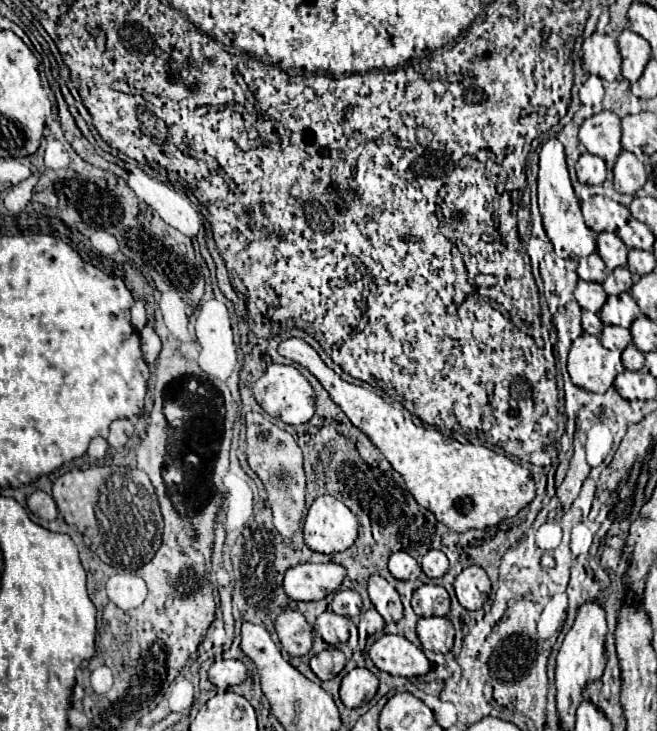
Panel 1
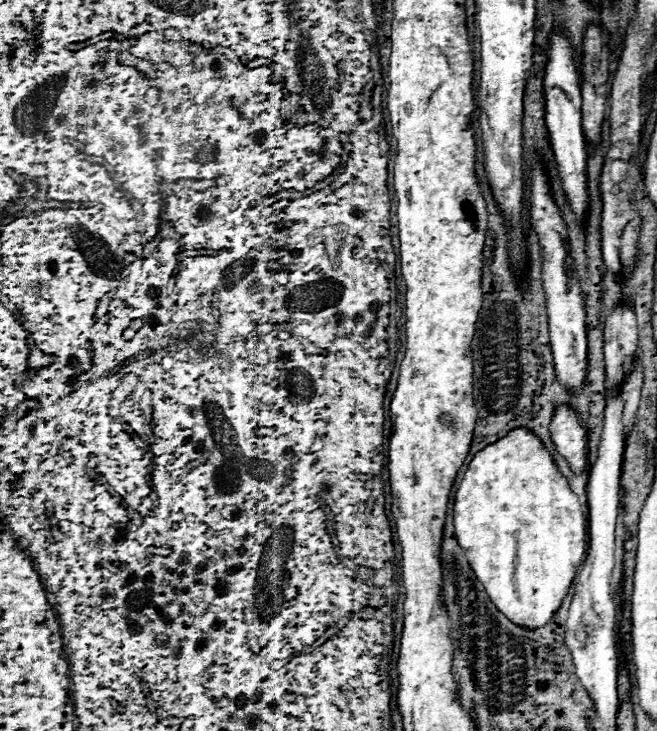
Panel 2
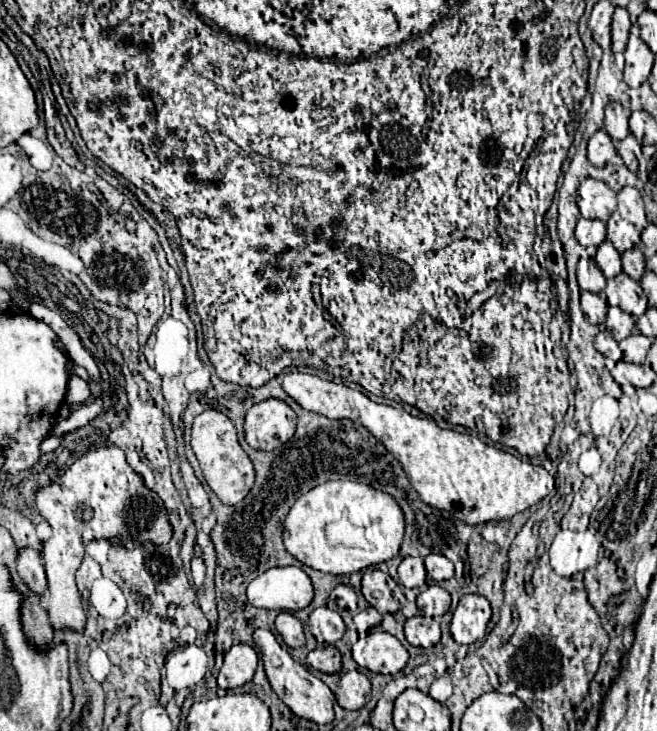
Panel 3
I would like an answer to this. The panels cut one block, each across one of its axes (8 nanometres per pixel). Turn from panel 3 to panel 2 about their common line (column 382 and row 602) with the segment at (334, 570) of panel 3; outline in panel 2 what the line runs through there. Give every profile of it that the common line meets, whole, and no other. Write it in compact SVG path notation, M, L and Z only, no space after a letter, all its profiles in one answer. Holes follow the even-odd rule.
M518 428L518 430L512 430L508 432L508 436L504 436L502 440L494 442L494 444L488 444L484 450L480 450L472 462L468 464L468 470L460 482L460 488L456 490L454 494L454 528L456 528L456 538L458 538L458 544L462 546L464 554L466 554L466 560L470 562L476 578L484 584L484 590L488 592L492 604L504 614L508 616L514 624L518 626L528 626L528 628L540 628L544 624L550 622L550 618L554 616L554 612L562 606L562 600L578 572L578 566L582 564L584 560L584 552L586 552L586 530L584 530L584 514L582 514L582 506L576 498L576 494L570 490L566 478L558 472L552 456L546 452L546 448L542 446L542 442L530 434L528 430L524 428Z

